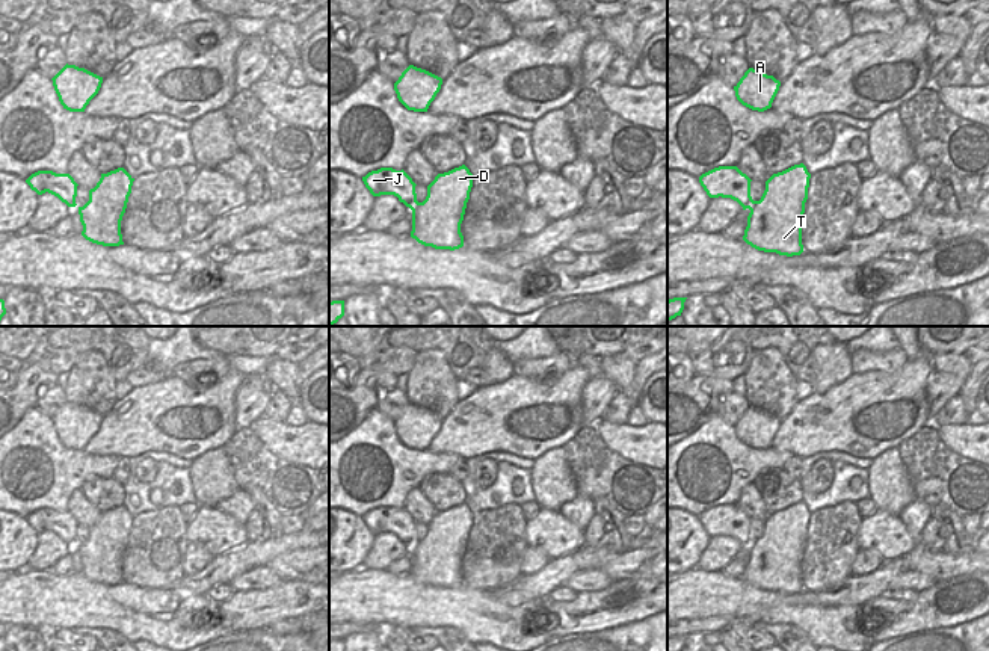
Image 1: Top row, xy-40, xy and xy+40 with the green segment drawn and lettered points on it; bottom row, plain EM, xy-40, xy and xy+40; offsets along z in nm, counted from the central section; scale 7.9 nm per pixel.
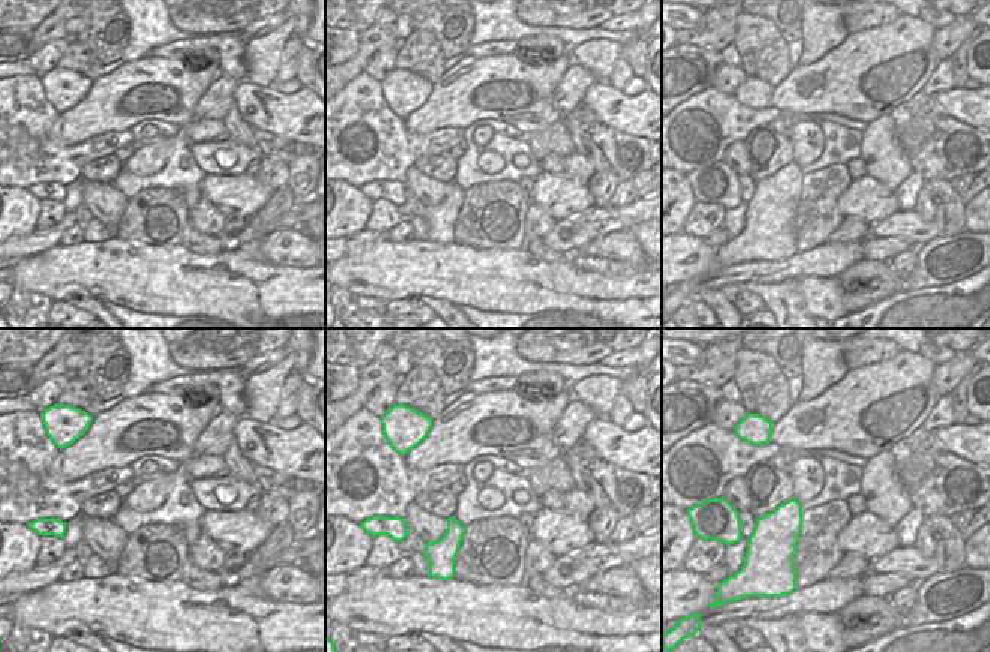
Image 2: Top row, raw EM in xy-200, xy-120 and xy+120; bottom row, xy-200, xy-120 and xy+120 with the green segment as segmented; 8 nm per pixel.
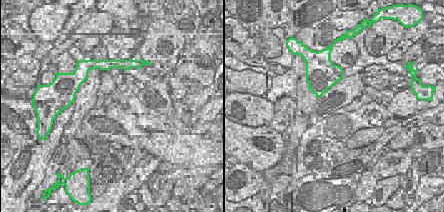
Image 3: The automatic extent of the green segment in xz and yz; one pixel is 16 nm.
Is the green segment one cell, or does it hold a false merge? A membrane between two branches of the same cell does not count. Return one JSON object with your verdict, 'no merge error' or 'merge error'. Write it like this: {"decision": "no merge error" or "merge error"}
{"decision": "no merge error"}

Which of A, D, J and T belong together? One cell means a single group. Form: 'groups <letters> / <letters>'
groups A D J T

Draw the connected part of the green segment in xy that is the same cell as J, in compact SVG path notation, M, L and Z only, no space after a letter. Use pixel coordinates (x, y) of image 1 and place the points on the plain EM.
M465 503L438 512L427 524L423 541L417 539L417 523L403 508L381 506L368 511L362 520L373 535L394 533L412 548L412 577L424 585L454 589L464 585L461 562L473 515Z

